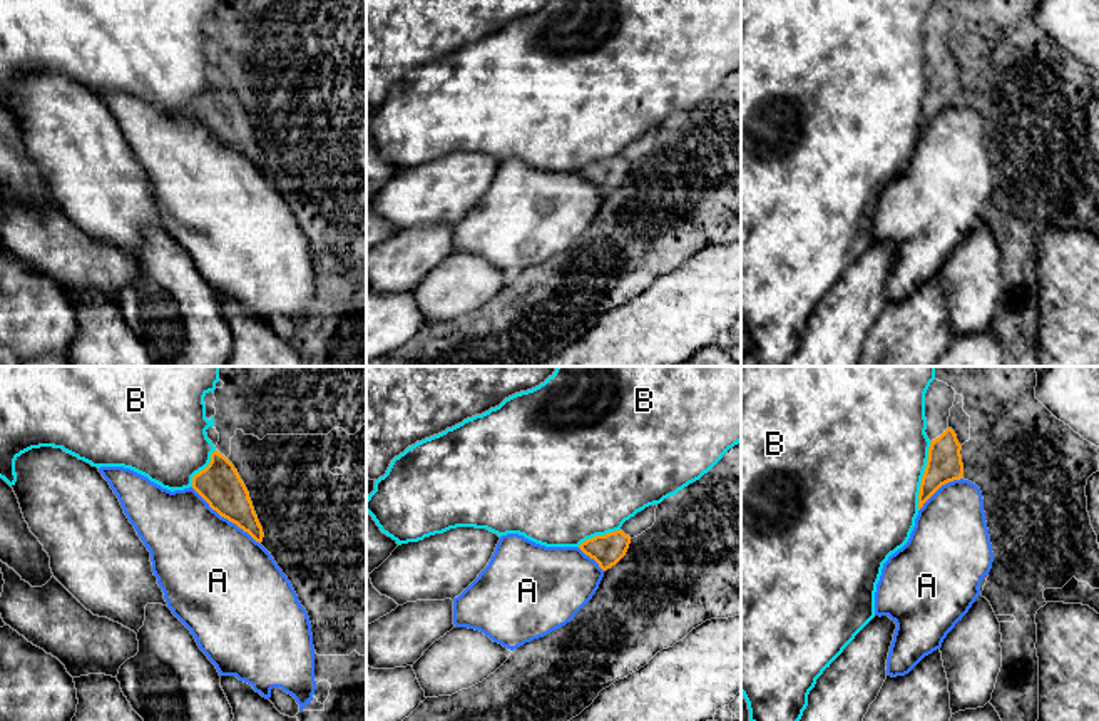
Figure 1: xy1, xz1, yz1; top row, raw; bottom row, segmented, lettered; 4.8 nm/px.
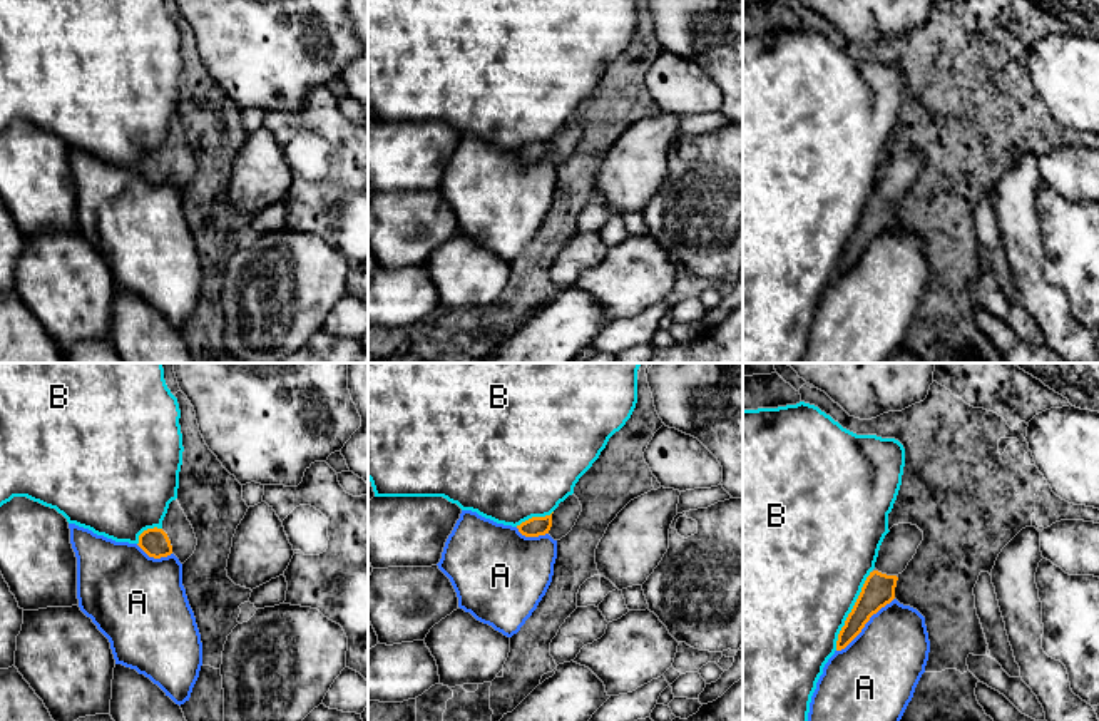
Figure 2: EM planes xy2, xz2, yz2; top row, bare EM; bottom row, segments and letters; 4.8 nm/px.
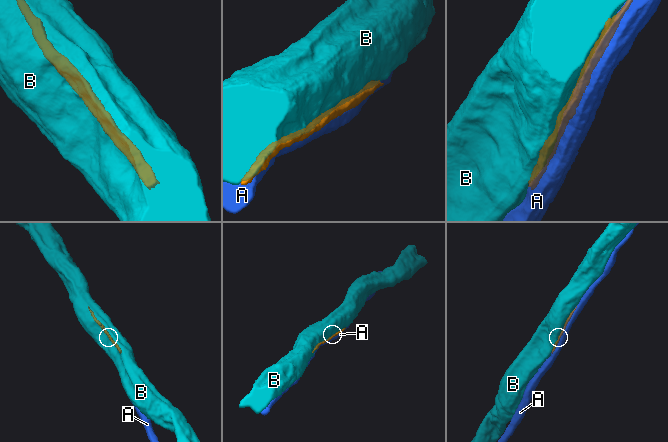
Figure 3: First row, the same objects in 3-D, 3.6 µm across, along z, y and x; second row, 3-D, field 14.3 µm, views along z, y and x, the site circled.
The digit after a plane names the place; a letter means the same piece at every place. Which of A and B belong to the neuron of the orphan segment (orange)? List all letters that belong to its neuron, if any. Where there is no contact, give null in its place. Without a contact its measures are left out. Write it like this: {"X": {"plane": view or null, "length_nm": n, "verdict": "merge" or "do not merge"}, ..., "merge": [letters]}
{"A": {"plane": "xy1", "length_nm": 440, "verdict": "do not merge"}, "B": {"plane": "yz2", "length_nm": 420, "verdict": "do not merge"}, "merge": []}

